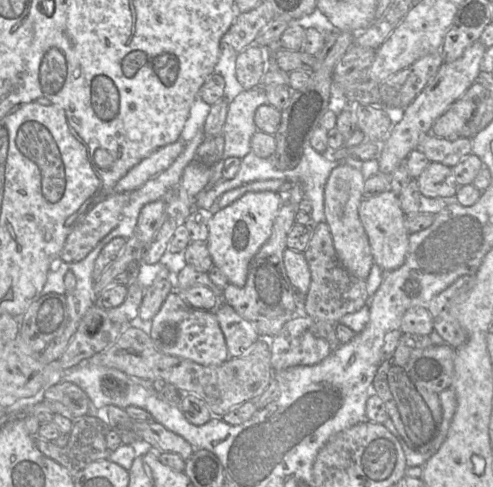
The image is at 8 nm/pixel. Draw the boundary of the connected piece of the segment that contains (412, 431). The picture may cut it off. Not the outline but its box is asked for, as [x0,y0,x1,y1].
[372,333,442,451]

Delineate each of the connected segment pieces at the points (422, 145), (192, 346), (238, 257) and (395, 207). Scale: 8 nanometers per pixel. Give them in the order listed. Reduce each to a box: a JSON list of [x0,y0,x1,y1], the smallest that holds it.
[[416,132,472,167],[142,290,230,366],[206,192,284,287],[358,190,410,272]]

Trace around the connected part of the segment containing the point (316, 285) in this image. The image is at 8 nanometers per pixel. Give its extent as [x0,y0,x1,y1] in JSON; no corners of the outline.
[302,222,369,328]

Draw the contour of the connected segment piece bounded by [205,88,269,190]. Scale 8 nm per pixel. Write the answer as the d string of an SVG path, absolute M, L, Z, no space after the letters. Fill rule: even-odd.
M258 88L243 90L228 103L222 131L224 137L223 158L210 166L211 178L205 190L223 179L222 170L226 158L242 159L251 151L250 141L258 130L254 122L254 114L256 109L264 104L269 104L266 91Z

